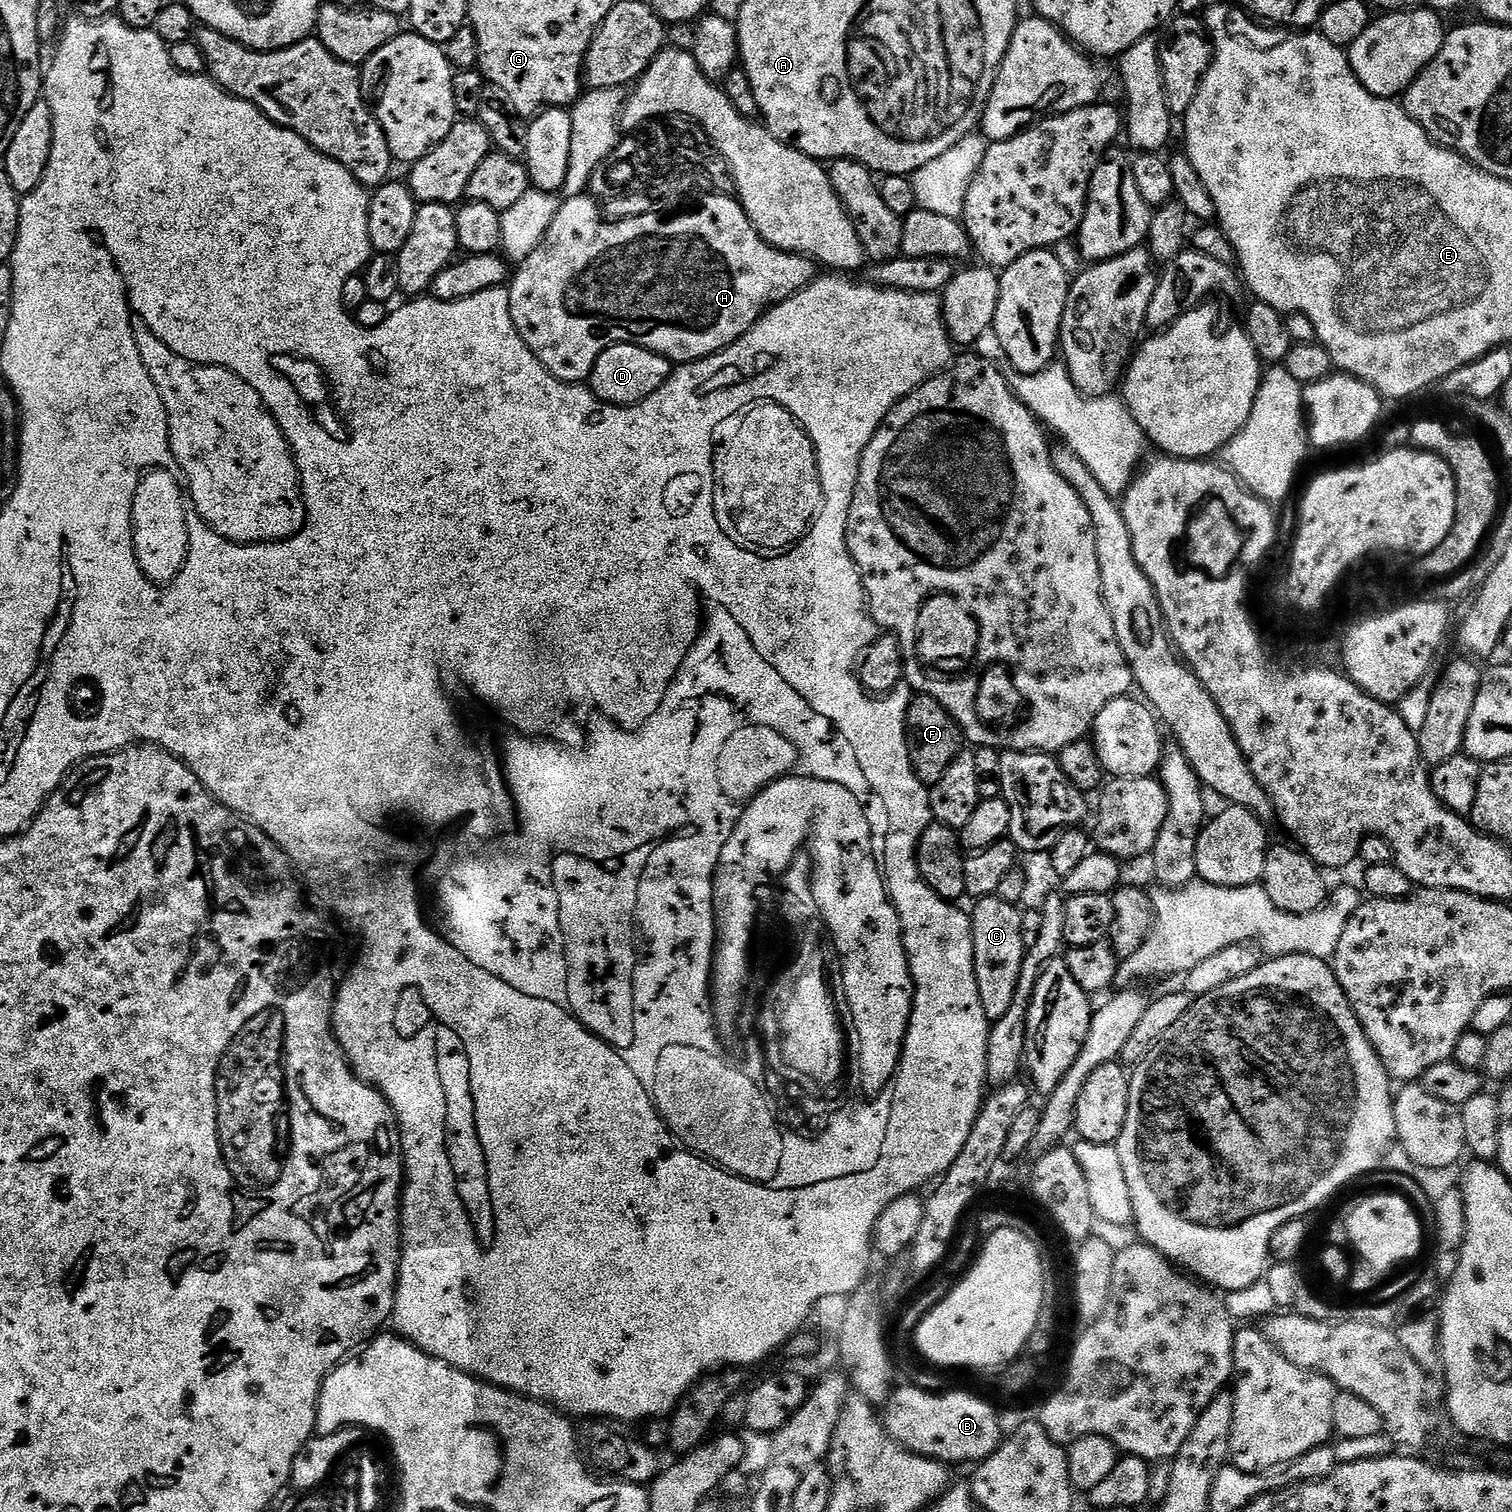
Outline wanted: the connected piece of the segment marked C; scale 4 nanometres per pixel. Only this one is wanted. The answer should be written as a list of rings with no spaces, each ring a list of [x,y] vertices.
[[[981,896],[970,911],[972,921],[972,945],[974,946],[974,970],[978,982],[978,994],[982,998],[982,1010],[986,1010],[989,1021],[995,1022],[1006,1014],[1014,1000],[1016,986],[1026,951],[1024,921],[1017,905],[1004,902],[1002,898]]]

